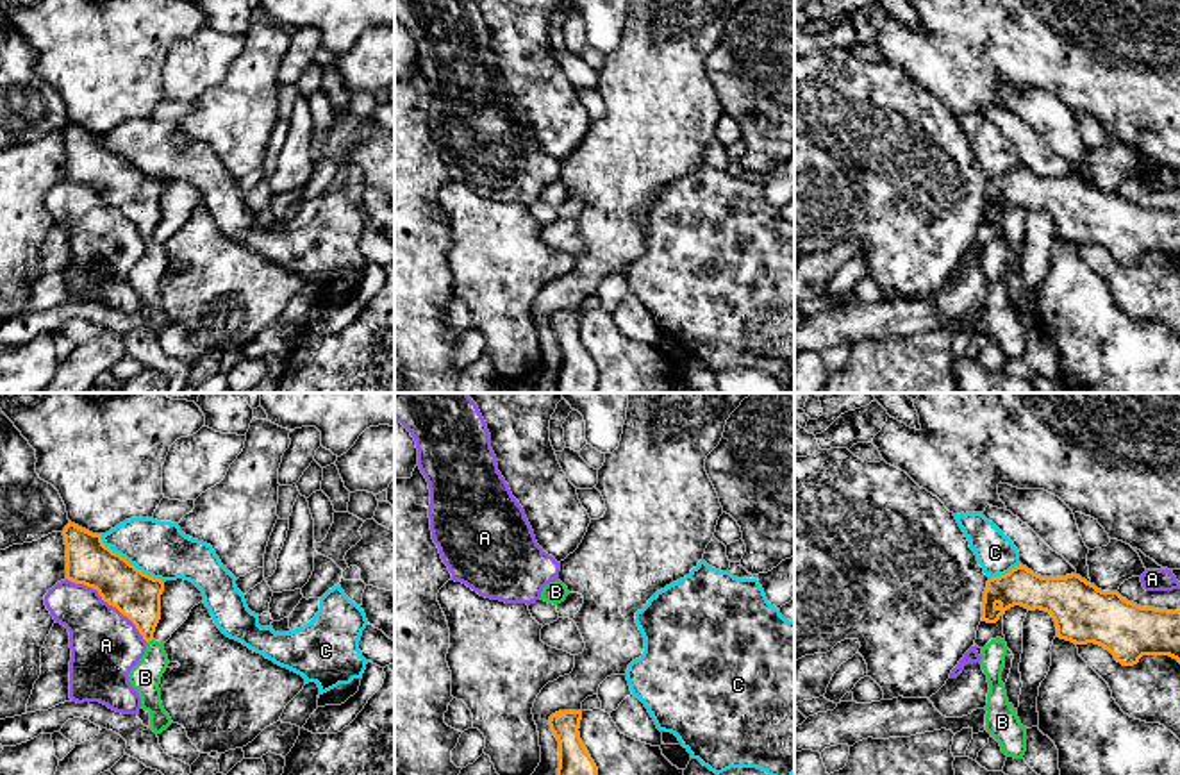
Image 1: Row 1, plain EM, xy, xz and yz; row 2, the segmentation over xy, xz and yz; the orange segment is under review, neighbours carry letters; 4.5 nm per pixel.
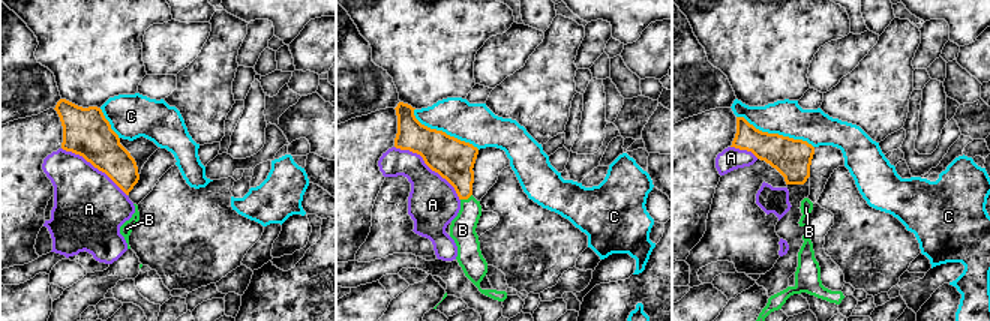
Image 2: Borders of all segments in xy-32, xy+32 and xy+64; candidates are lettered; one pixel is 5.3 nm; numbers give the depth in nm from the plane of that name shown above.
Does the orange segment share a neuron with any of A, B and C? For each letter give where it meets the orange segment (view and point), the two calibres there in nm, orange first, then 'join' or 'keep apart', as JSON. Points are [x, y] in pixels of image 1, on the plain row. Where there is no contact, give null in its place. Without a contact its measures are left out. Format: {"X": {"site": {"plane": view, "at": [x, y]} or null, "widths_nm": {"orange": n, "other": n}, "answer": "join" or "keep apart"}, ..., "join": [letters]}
{"A": {"site": {"plane": "xy", "at": [108, 202]}, "widths_nm": {"orange": 220, "other": 320}, "answer": "keep apart"}, "B": {"site": {"plane": "xy", "at": [149, 240]}, "widths_nm": {"orange": 220, "other": 140}, "answer": "join"}, "C": {"site": {"plane": "xy", "at": [127, 161]}, "widths_nm": {"orange": 220, "other": 260}, "answer": "keep apart"}, "join": ["B"]}

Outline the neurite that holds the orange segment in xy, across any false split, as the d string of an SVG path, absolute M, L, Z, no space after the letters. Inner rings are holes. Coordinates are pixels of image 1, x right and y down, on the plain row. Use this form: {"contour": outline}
{"contour": "M70 121L62 136L66 145L66 179L96 189L102 200L127 216L146 241L145 255L130 270L129 282L141 296L141 309L150 312L150 329L161 334L173 323L162 307L159 289L170 261L164 243L154 239L161 220L164 182L143 173L105 146L102 134L93 134Z"}

